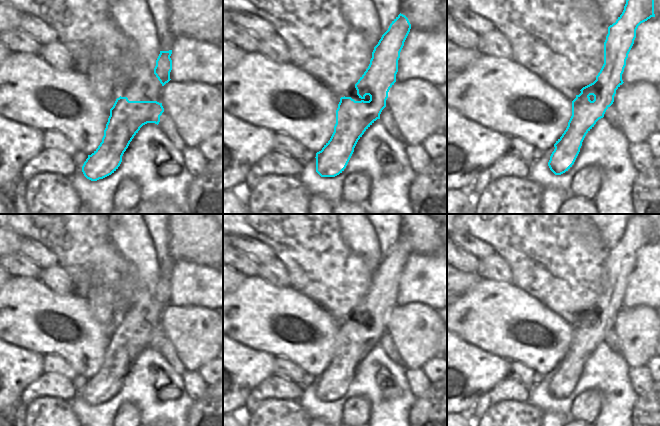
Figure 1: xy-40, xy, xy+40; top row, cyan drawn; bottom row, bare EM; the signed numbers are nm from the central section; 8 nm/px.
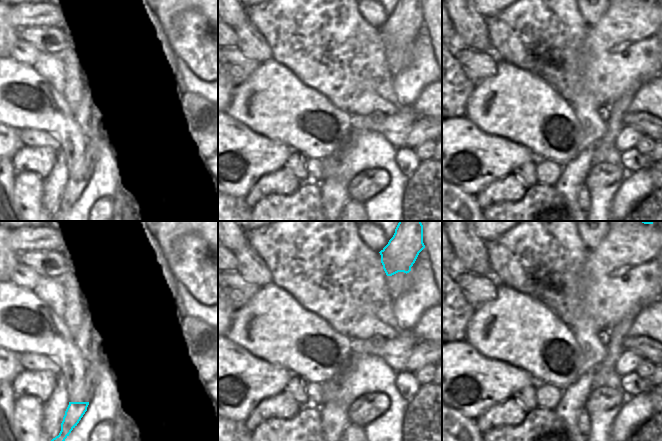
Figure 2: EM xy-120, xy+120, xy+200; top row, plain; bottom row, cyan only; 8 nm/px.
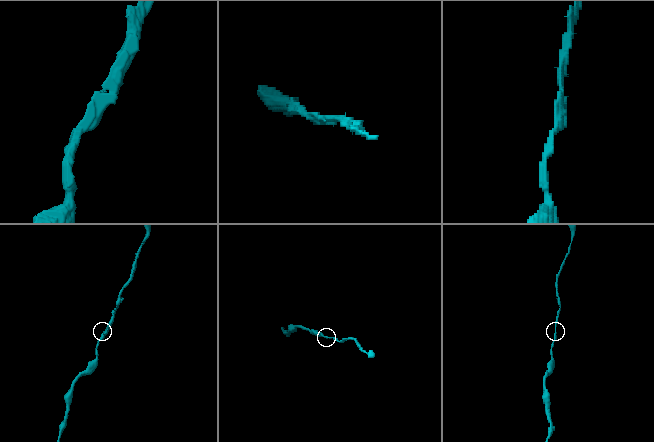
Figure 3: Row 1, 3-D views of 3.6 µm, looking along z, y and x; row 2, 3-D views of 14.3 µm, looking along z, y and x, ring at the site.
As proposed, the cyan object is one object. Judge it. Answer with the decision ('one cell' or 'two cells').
one cell

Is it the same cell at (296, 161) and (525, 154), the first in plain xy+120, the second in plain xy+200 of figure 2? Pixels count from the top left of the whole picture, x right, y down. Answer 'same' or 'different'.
different

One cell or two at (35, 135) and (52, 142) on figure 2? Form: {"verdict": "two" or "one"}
{"verdict": "one"}

